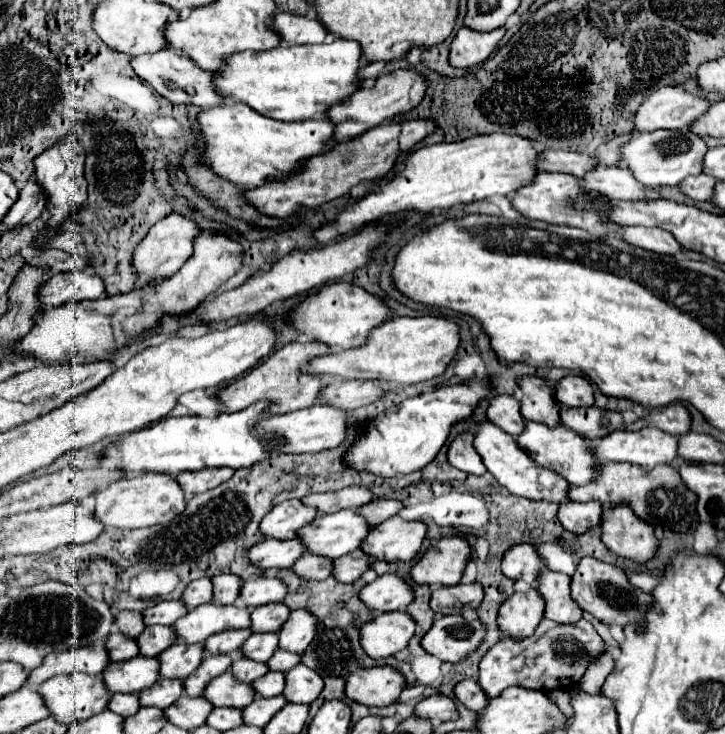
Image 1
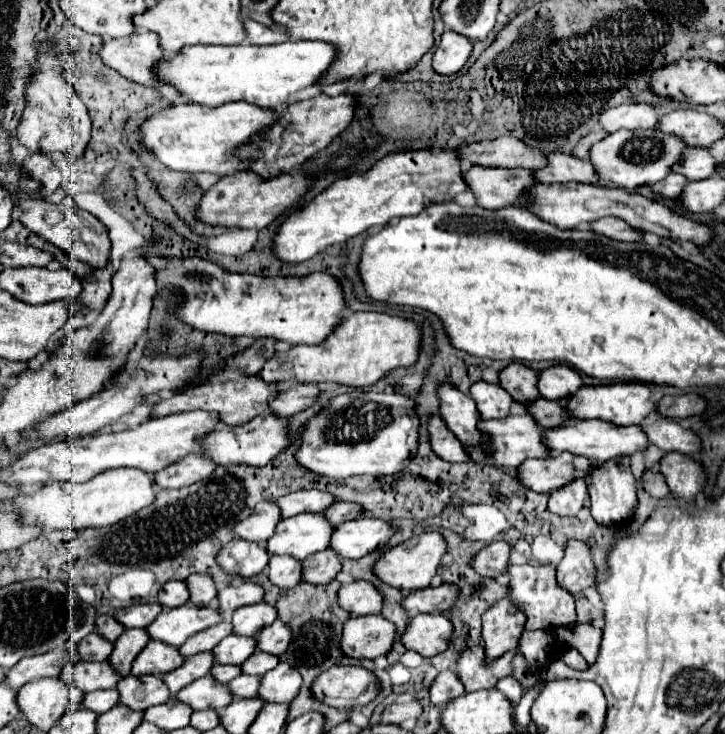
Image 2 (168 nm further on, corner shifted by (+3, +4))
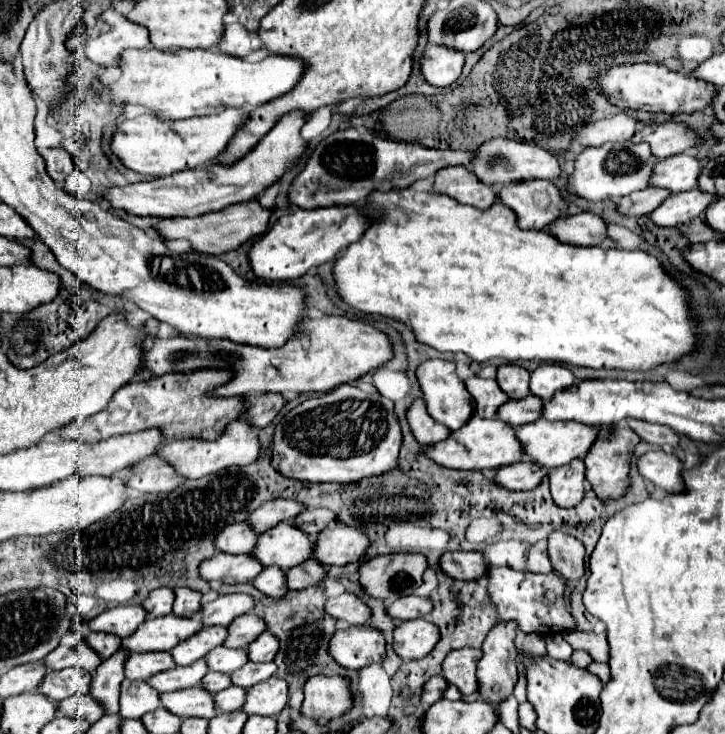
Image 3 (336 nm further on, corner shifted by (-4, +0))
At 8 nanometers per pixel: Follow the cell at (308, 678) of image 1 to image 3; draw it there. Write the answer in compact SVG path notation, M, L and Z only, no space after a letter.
M273 675L269 681L257 683L247 689L247 697L241 711L247 715L277 717L285 705L287 705L287 685L285 681Z

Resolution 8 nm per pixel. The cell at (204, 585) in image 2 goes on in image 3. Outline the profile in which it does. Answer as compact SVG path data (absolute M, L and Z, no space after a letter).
M173 589L173 615L177 617L193 617L201 609L201 593L193 589Z

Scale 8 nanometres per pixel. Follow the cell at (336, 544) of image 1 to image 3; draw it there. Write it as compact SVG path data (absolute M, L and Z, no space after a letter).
M283 521L261 533L249 555L263 567L275 565L285 571L313 557L313 539L309 539L307 533L301 533L301 529L295 529L295 525Z

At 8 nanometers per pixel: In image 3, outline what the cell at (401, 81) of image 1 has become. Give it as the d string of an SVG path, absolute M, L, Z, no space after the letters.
M287 113L277 121L277 125L251 149L243 159L233 163L233 167L207 165L195 171L181 171L169 177L159 177L145 183L111 187L105 191L103 201L109 203L113 211L127 211L139 217L197 217L207 211L219 211L227 205L251 201L273 181L277 181L307 149L307 143L299 137L305 123L303 113Z

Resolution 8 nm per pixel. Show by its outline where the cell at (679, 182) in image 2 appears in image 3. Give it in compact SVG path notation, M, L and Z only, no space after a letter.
M641 189L637 193L631 193L627 197L621 197L617 203L617 211L621 215L633 217L633 215L647 215L653 209L657 209L657 205L661 205L661 199L669 197L671 193L665 193L665 189Z

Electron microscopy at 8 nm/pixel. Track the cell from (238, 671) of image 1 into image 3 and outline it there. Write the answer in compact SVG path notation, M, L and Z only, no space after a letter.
M209 671L209 673L205 675L205 679L203 679L203 687L205 687L205 691L209 691L211 695L215 695L215 693L231 687L231 681L229 681L229 675Z

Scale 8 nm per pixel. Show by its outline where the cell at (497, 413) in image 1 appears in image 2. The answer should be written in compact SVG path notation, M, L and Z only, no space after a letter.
M478 381L470 387L470 397L476 401L476 407L482 419L504 419L510 415L514 399L500 385Z

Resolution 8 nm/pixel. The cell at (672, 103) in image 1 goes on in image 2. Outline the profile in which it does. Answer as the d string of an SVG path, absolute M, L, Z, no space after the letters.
M630 103L630 105L620 105L614 109L608 109L600 117L602 127L608 133L620 131L620 129L652 129L660 123L658 109L648 105L648 103Z

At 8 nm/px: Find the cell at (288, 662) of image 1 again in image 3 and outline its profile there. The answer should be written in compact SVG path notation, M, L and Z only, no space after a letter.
M247 663L243 665L241 669L233 671L229 677L231 677L231 683L237 685L237 687L243 687L243 689L249 689L261 681L267 681L273 673L277 671L275 663Z

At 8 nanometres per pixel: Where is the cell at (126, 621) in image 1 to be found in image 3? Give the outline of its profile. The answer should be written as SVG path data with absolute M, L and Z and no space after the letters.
M89 633L85 641L95 653L101 655L101 659L109 659L113 653L119 651L121 645L121 639L113 637L111 633Z

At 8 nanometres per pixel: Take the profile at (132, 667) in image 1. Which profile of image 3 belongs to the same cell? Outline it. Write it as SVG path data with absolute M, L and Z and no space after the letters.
M69 667L65 671L49 671L43 677L41 687L37 687L37 691L53 701L61 701L77 693L87 693L89 681L91 675L85 673L85 669Z

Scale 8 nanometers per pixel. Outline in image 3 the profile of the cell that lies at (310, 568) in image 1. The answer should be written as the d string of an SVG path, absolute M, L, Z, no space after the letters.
M277 567L263 569L255 579L251 579L251 585L265 593L267 597L283 597L287 593L285 589L285 573Z

